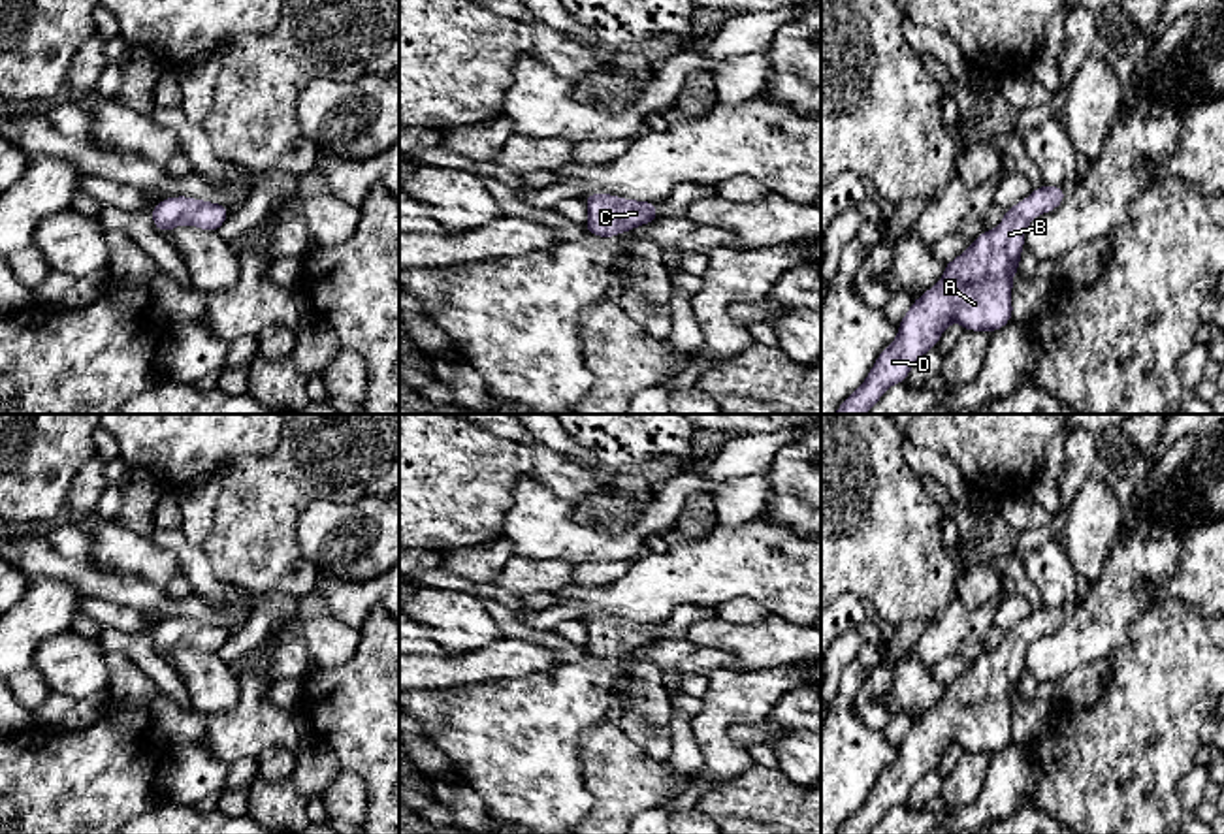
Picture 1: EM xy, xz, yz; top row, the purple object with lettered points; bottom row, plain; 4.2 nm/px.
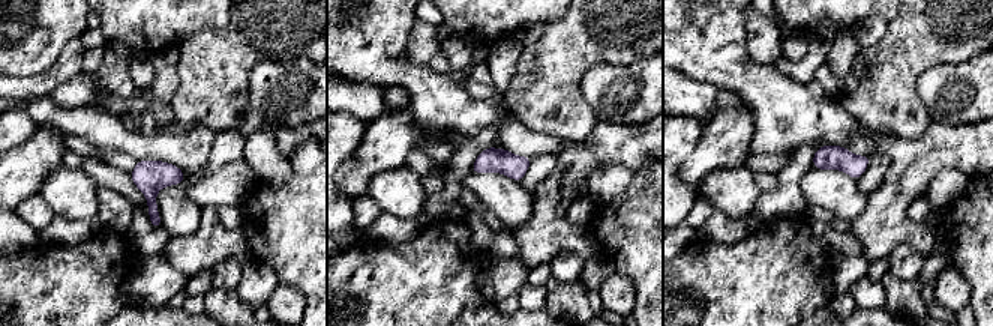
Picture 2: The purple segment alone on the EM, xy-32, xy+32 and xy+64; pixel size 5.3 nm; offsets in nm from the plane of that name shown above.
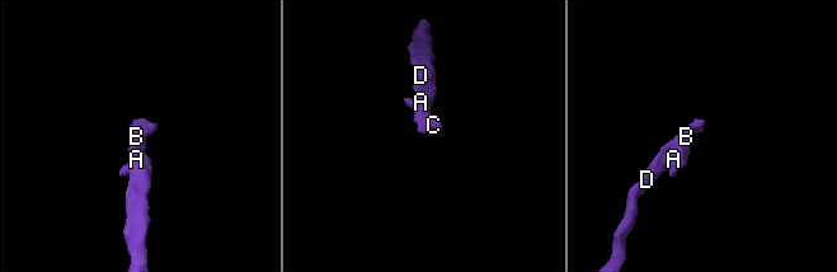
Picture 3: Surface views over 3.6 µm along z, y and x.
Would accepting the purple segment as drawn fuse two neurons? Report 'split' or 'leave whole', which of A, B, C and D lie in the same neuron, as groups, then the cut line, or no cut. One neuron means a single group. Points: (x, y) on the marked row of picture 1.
leave whole; groups A B C D; cut none

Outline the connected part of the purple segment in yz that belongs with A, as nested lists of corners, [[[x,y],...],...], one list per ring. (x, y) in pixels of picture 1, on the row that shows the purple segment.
[[[1039,186],[1006,209],[994,230],[983,232],[968,250],[945,264],[942,279],[898,324],[896,339],[885,346],[864,382],[834,414],[866,414],[893,386],[906,382],[913,363],[934,348],[953,322],[966,331],[998,331],[1013,316],[1013,275],[1019,271],[1028,224],[1066,200],[1062,186]]]

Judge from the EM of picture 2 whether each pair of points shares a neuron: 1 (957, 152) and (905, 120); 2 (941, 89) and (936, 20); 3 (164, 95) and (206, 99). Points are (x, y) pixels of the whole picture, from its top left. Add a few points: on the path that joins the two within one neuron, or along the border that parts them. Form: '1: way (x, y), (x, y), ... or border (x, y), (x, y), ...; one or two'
1: border (932, 122), (915, 138), (896, 137); two
2: border (974, 56), (930, 66), (915, 90); two
3: border (177, 62), (177, 89), (170, 102); two

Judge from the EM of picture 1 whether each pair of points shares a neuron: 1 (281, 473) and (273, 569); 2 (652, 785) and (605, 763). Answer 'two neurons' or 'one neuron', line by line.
1: one neuron
2: one neuron

